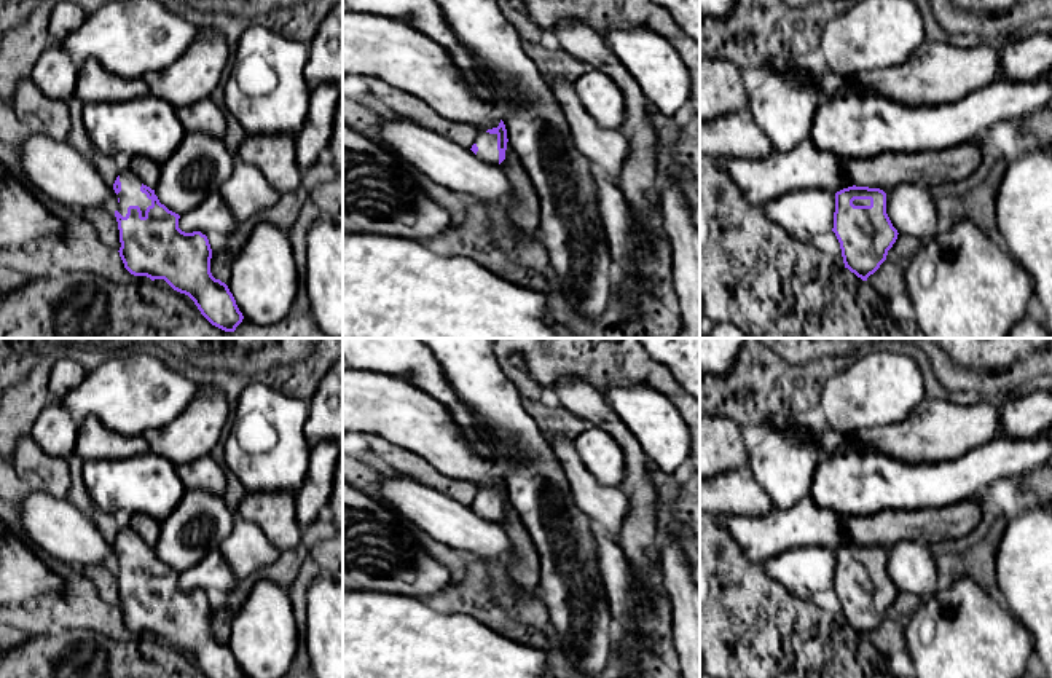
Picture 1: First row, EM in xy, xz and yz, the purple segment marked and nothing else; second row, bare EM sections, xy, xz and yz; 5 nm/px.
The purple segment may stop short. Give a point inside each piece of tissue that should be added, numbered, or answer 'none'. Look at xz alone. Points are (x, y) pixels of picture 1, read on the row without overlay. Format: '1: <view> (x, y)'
1: xz (486, 500)

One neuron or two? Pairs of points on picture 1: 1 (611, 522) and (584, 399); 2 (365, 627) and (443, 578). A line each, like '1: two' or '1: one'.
1: two
2: two

